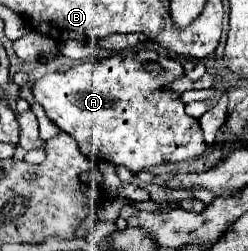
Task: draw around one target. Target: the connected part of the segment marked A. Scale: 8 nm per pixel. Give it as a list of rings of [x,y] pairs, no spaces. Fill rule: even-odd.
[[[146,50],[126,60],[86,60],[66,72],[46,74],[34,82],[32,92],[46,116],[78,142],[80,152],[88,160],[108,160],[138,174],[150,166],[182,162],[210,150],[198,120],[184,112],[178,94],[158,90],[158,86],[182,74],[184,68],[178,60]],[[146,64],[158,64],[164,74],[152,74]]]

